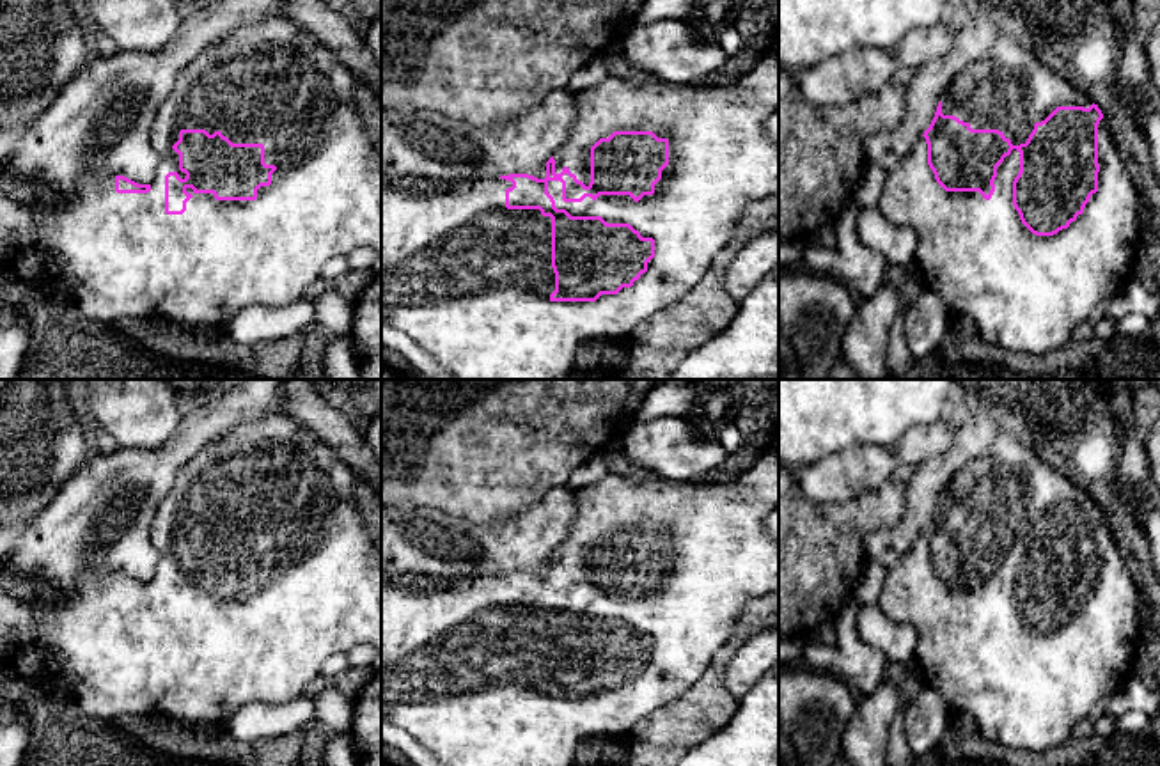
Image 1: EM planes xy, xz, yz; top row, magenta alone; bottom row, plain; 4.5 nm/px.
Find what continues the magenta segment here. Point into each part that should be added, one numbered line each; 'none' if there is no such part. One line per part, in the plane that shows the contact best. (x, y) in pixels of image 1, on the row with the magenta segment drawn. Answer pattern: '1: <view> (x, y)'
1: xz (469, 281)

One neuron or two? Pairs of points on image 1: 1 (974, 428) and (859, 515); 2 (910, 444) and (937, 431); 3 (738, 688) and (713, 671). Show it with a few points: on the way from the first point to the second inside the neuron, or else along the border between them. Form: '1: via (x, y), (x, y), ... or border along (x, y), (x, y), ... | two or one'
1: border along (905, 483), (905, 509), (893, 523) | two
2: via (917, 444), (930, 438) | one
3: border along (744, 642), (724, 674), (724, 687), (735, 699) | two

